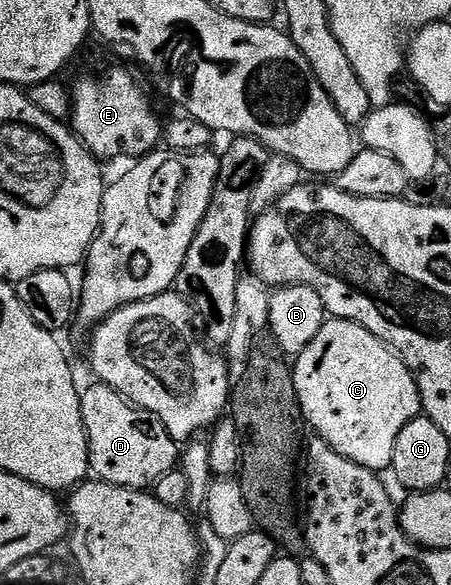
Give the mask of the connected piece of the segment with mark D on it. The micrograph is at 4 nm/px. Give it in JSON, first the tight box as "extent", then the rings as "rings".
{"extent":[80,382,178,490],"rings":[[[99,382],[85,387],[80,394],[80,413],[88,439],[88,467],[95,479],[119,488],[144,490],[177,467],[178,444],[166,426],[113,388]]]}

